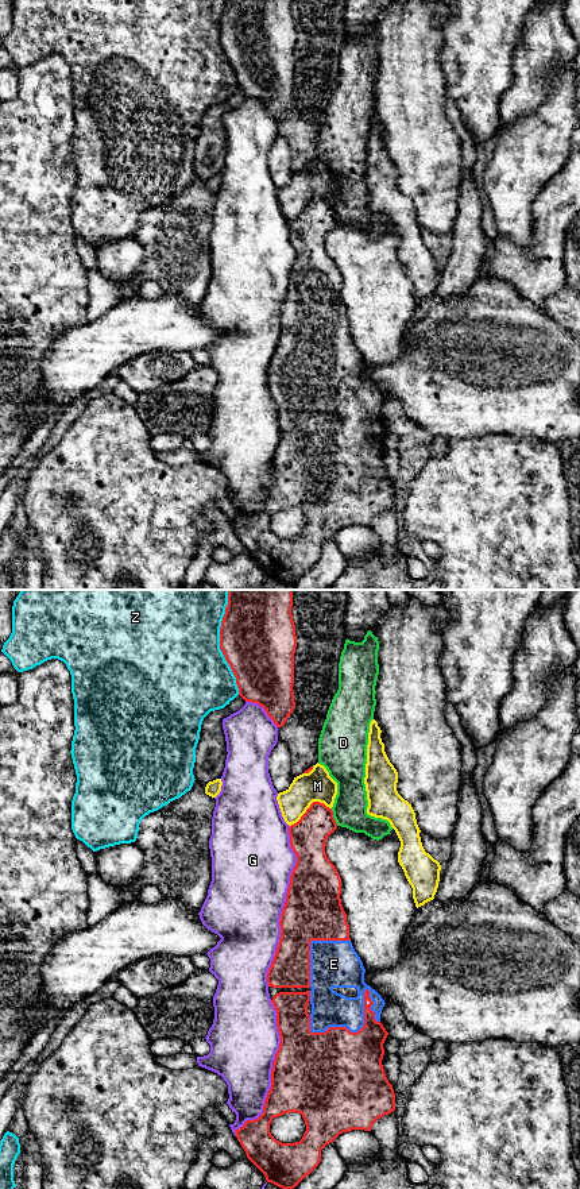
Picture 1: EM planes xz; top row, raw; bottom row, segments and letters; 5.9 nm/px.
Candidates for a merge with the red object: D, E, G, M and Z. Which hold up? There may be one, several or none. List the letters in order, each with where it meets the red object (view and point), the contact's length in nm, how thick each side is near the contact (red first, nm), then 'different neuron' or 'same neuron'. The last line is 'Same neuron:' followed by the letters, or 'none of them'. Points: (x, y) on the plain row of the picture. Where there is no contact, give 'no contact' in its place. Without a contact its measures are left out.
D: xz (332, 212) | 110 nm | 220/200 nm | different neuron
E: xz (355, 428) | 440 nm | 500/220 nm | same neuron
G: xz (283, 301) | 950 nm | 340/460 nm | different neuron
M: xz (309, 203) | 280 nm | 220/190 nm | different neuron
Z: xz (220, 43) | 550 nm | 440/500 nm | different neuron
Same neuron: E

